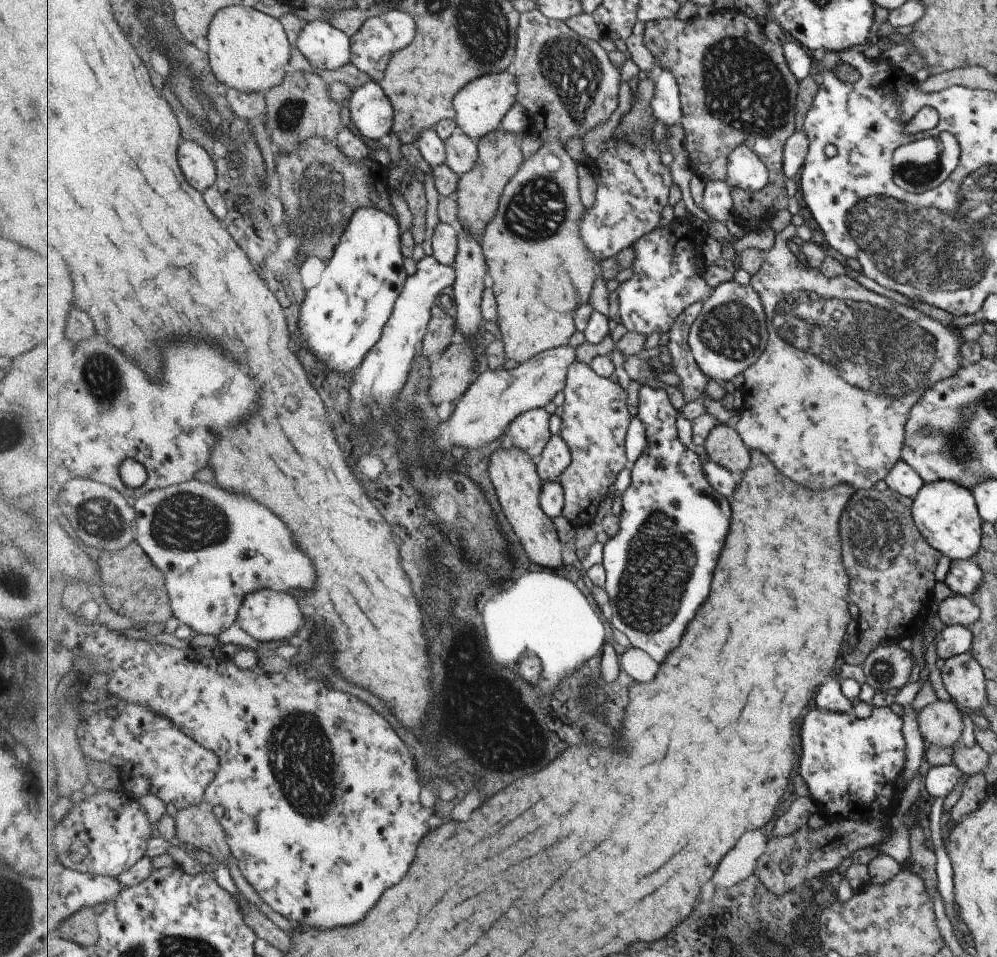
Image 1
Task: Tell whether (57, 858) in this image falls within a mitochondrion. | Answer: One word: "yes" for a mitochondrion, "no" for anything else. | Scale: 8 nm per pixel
no

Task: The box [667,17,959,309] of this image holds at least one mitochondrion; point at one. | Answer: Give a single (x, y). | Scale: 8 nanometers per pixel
(742, 87)

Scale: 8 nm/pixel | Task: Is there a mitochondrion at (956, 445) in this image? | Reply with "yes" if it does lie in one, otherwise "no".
yes

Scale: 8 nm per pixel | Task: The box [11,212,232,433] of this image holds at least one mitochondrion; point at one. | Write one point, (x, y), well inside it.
(101, 375)

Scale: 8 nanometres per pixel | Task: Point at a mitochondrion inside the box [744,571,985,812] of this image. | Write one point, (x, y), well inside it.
(882, 671)

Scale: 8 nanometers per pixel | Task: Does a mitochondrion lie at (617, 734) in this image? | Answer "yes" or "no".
no

